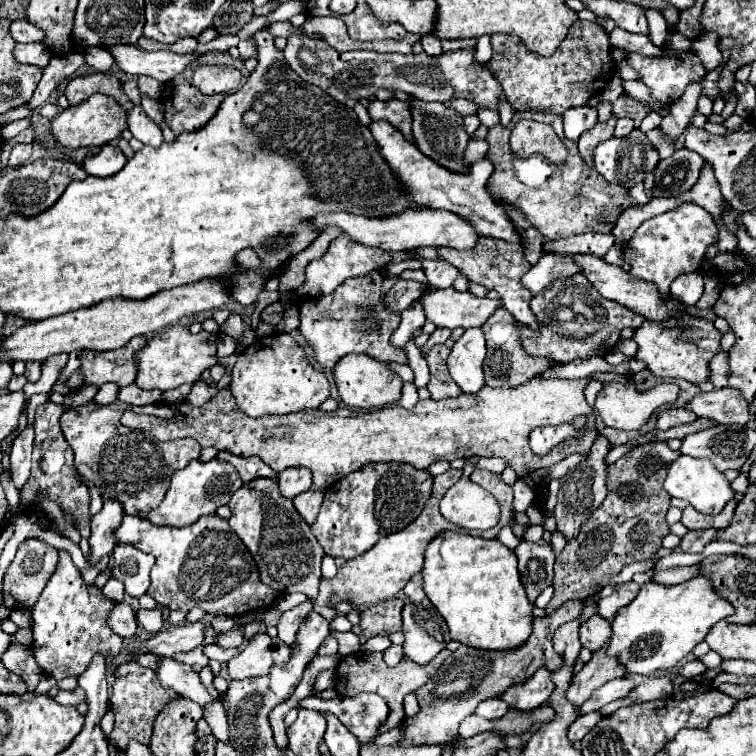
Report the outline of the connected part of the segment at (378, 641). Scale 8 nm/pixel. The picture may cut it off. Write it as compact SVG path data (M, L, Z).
M372 636L372 638L368 638L366 640L366 644L362 646L364 650L378 650L378 652L384 652L388 646L390 646L392 642L388 640L388 636Z

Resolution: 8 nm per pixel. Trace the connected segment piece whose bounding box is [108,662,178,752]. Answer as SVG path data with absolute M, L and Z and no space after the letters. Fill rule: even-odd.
M124 662L116 666L116 678L112 684L112 698L110 706L114 710L114 728L108 736L108 744L112 750L122 752L126 750L126 744L130 740L138 740L142 744L148 744L148 738L152 734L152 722L156 714L162 710L162 706L168 700L175 698L178 694L170 688L162 688L160 682L156 682L156 674L150 668L142 668L136 662Z

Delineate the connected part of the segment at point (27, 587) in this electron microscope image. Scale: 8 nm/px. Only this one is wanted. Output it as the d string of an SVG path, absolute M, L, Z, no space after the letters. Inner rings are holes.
M28 538L20 544L16 558L12 560L10 568L4 574L4 588L2 588L2 596L4 596L4 606L10 610L30 610L40 592L44 590L46 582L50 580L50 576L54 574L58 566L58 550L38 538Z

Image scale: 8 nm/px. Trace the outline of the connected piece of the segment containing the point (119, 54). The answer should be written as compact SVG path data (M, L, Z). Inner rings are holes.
M110 46L116 64L128 72L138 76L150 76L160 84L170 82L174 76L182 74L200 54L176 54L172 50L156 50L146 52L138 46Z

